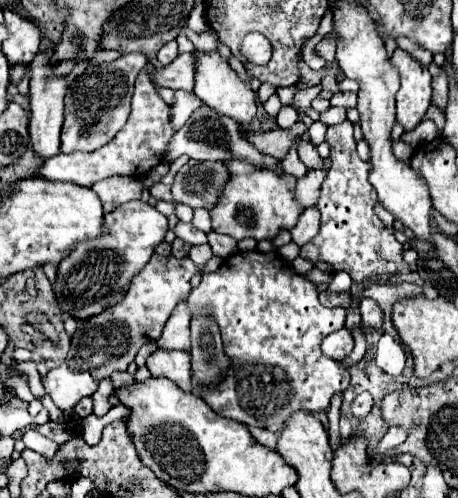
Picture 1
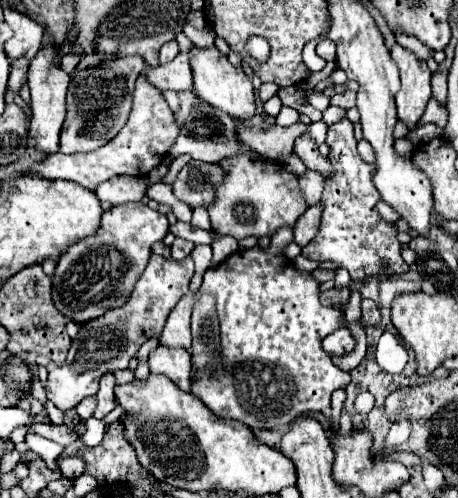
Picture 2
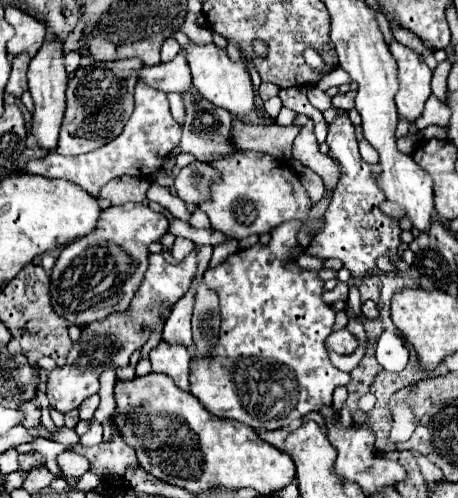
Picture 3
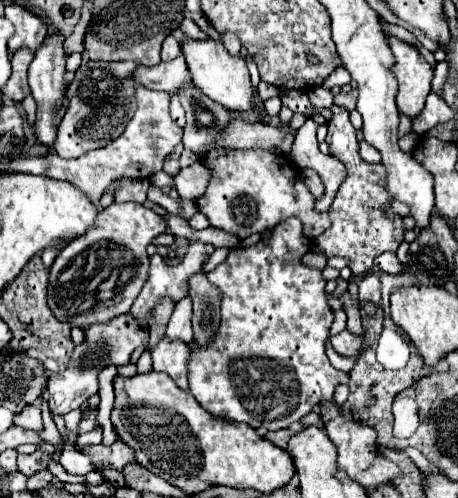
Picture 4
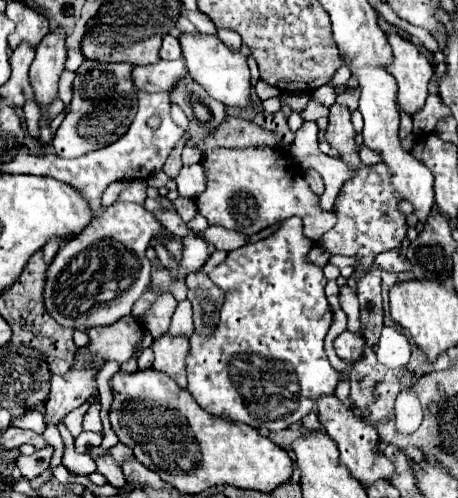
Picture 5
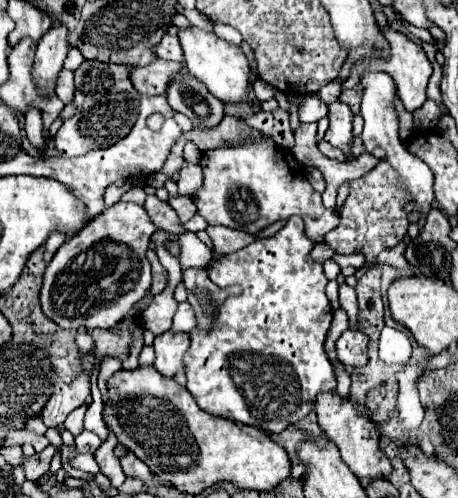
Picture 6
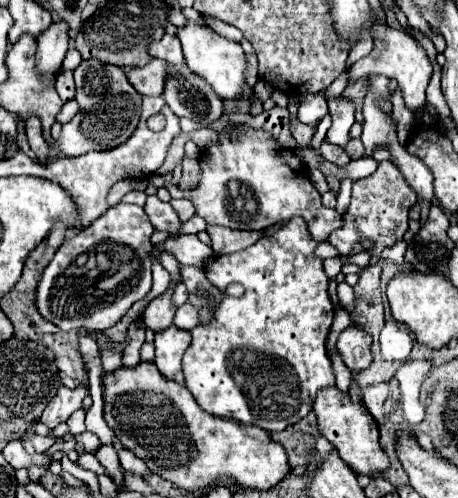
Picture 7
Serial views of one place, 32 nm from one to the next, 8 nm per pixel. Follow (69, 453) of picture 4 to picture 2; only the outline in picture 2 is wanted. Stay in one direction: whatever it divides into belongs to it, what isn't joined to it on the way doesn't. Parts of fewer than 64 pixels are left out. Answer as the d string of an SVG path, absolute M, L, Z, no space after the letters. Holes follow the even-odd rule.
M62 454L62 456L58 456L58 466L62 470L62 476L70 478L70 480L82 476L84 470L86 470L86 462L80 456L66 456L66 454Z

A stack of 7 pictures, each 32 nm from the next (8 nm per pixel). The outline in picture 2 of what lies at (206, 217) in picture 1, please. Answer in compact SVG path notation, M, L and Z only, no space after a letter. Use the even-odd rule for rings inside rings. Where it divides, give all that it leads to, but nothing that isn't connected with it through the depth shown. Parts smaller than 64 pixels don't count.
M196 208L194 216L192 216L192 226L198 226L202 230L210 230L210 220L208 220L208 212L204 208Z

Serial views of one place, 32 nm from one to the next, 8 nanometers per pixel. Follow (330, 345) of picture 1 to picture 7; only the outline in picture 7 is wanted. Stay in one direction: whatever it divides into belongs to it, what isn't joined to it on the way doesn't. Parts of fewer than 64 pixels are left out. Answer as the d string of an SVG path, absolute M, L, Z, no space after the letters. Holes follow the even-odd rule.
M348 326L338 338L338 352L350 370L366 370L372 364L372 336L360 326Z

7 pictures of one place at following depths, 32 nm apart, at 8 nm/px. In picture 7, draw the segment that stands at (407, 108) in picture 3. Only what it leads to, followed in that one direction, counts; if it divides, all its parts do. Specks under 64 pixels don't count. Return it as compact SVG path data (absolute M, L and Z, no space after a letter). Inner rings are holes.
M374 22L372 36L376 38L374 50L368 56L352 64L350 84L369 74L384 74L384 76L394 78L398 82L398 86L402 88L402 94L404 94L404 102L410 110L422 108L426 104L426 86L430 82L430 76L432 76L432 64L426 56L426 50L408 32L390 28L386 22Z

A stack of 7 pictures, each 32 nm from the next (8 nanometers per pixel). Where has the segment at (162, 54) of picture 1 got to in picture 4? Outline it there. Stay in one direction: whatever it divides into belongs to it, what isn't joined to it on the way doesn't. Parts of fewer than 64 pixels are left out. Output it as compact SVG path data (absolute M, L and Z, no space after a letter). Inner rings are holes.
M168 36L162 44L162 60L172 60L180 56L180 42L174 36Z

